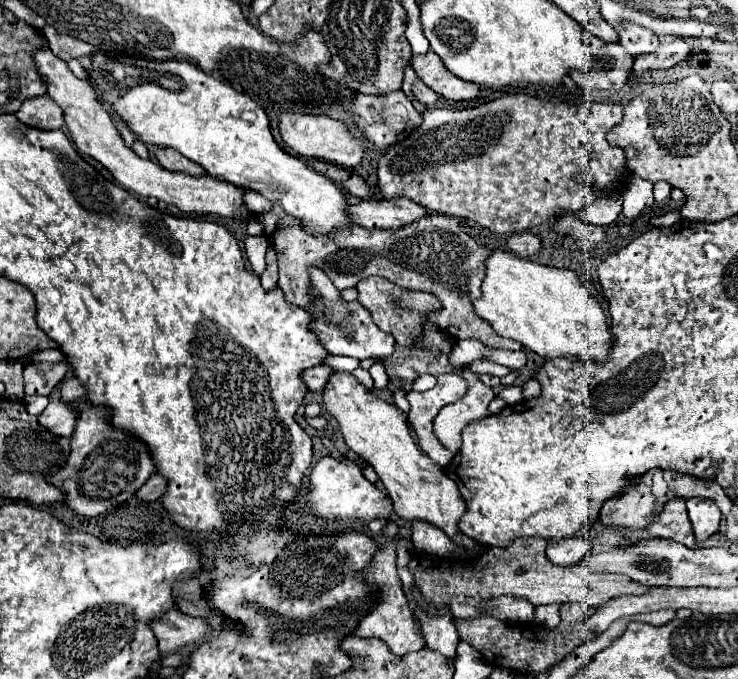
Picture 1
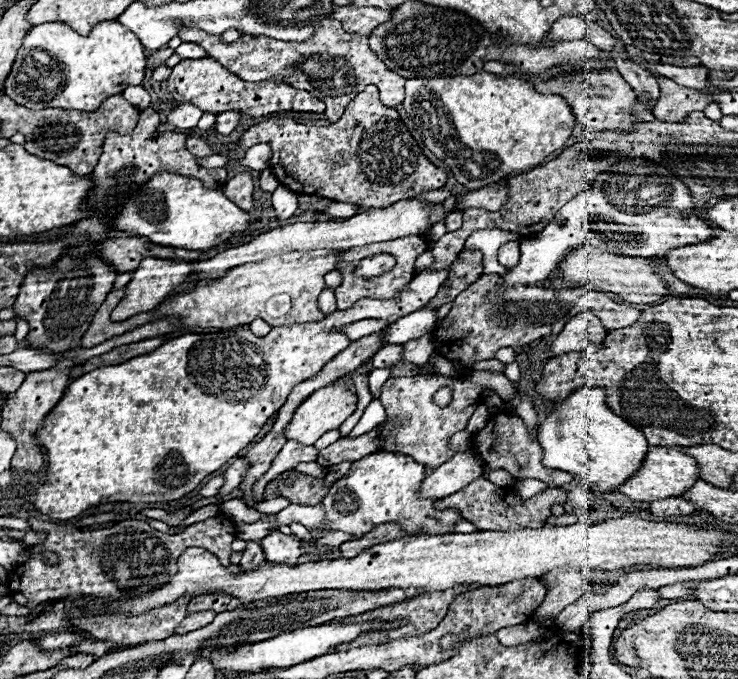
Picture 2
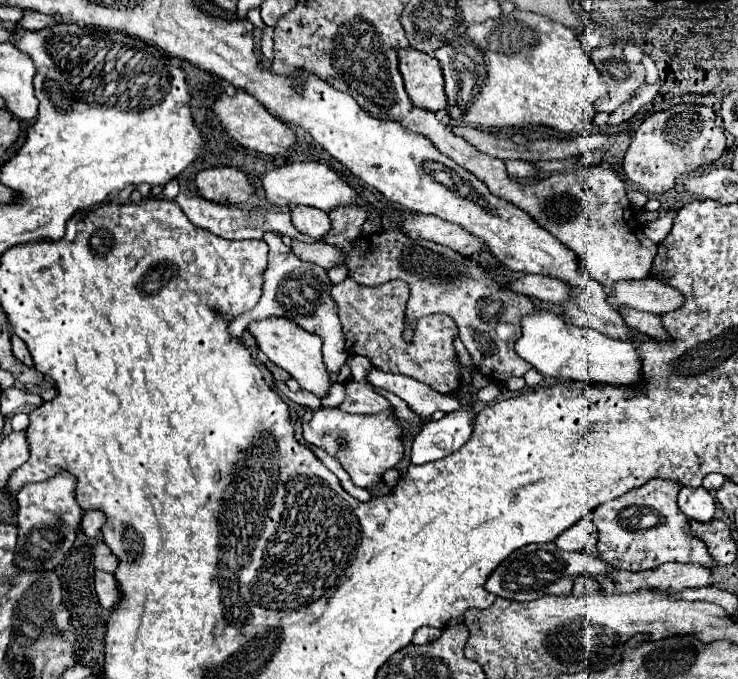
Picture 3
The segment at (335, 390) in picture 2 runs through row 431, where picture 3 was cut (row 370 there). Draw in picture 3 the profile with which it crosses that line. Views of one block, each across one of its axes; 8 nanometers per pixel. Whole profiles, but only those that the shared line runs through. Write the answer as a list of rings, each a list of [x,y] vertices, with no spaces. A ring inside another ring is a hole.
[[[274,318],[274,320],[258,320],[258,322],[252,322],[248,326],[248,330],[256,336],[256,342],[260,346],[260,350],[274,362],[278,364],[280,368],[284,368],[286,372],[290,372],[290,376],[294,380],[298,380],[298,384],[316,394],[318,398],[324,398],[328,396],[330,388],[332,388],[332,378],[330,378],[330,372],[324,364],[324,358],[322,358],[322,340],[314,334],[308,334],[306,330],[298,328],[294,322],[290,320],[282,320],[282,318]]]

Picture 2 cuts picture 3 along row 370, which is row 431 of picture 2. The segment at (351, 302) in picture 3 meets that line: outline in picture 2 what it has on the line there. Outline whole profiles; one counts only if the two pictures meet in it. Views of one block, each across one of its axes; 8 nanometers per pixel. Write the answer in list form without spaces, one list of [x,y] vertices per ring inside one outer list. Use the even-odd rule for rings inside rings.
[[[410,376],[410,378],[388,378],[388,382],[382,386],[382,394],[380,394],[380,402],[386,408],[388,414],[388,422],[384,426],[382,432],[382,450],[388,452],[402,452],[402,454],[410,454],[416,462],[430,466],[430,468],[438,468],[444,462],[448,462],[456,452],[450,450],[448,442],[450,438],[464,430],[470,416],[474,414],[474,410],[480,404],[480,392],[482,386],[466,380],[448,380],[444,376]],[[442,386],[450,386],[452,392],[452,402],[446,408],[440,408],[432,402],[432,396],[438,388]]]

